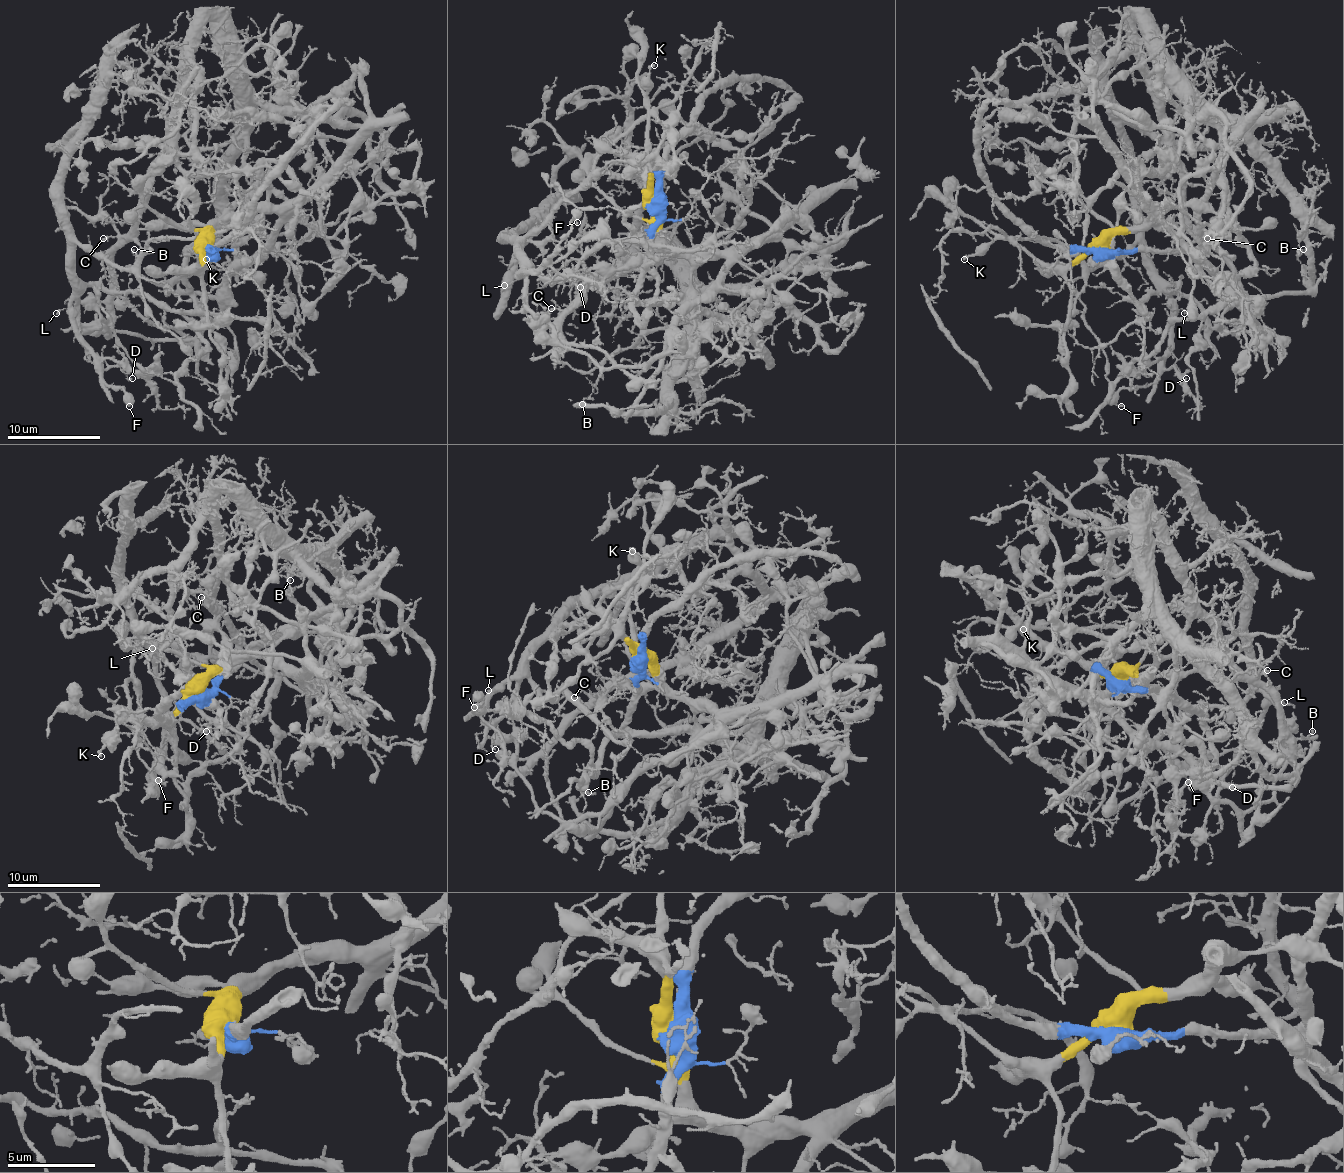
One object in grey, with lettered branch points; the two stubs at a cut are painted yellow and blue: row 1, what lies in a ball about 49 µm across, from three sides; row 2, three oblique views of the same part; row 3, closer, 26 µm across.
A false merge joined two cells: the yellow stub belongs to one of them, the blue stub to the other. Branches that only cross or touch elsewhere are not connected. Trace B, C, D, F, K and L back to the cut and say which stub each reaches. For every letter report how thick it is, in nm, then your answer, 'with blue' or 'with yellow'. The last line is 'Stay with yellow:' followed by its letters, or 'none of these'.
B: 130 nm thick; with yellow
C: 200 nm thick; with yellow
D: 150 nm thick; with yellow
F: 180 nm thick; with yellow
K: 220 nm thick; with yellow
L: 150 nm thick; with yellow
Stay with yellow: B, C, D, F, K, L

